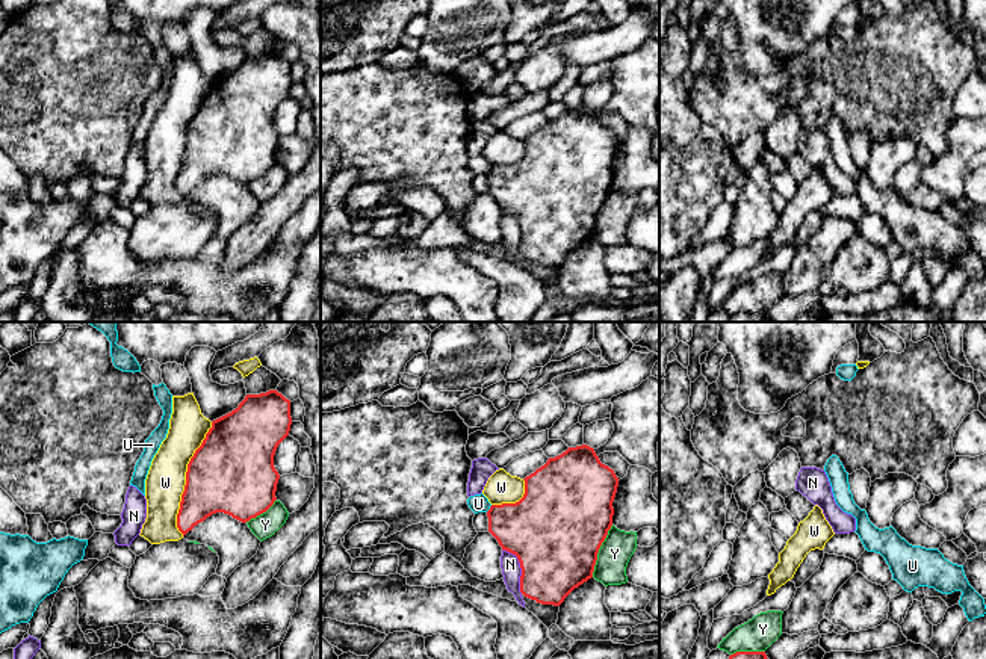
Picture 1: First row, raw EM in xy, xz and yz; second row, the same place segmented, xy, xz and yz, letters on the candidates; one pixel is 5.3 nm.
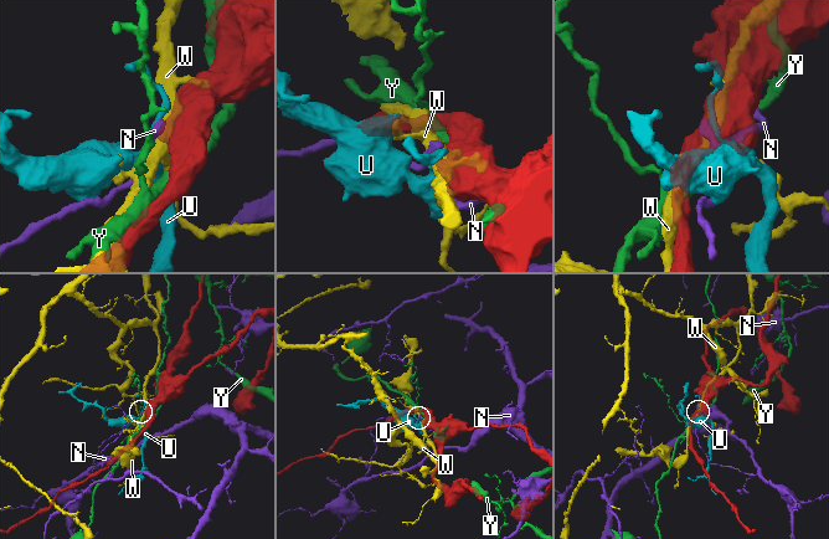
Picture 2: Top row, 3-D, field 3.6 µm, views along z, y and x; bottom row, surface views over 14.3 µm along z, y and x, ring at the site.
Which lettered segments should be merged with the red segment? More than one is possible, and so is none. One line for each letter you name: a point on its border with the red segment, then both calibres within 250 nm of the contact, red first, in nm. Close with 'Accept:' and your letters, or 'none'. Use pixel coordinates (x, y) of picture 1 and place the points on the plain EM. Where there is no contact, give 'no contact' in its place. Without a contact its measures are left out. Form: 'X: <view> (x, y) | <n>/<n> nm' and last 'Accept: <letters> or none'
Accept: none

